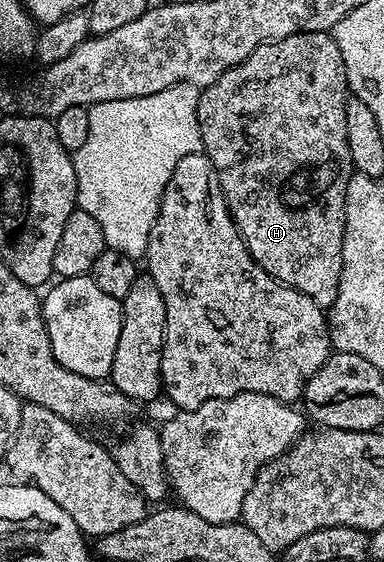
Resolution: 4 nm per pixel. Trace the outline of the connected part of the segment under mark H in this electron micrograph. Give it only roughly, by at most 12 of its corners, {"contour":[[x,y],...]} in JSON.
{"contour":[[331,32],[202,89],[203,152],[249,254],[330,309],[347,71]]}

